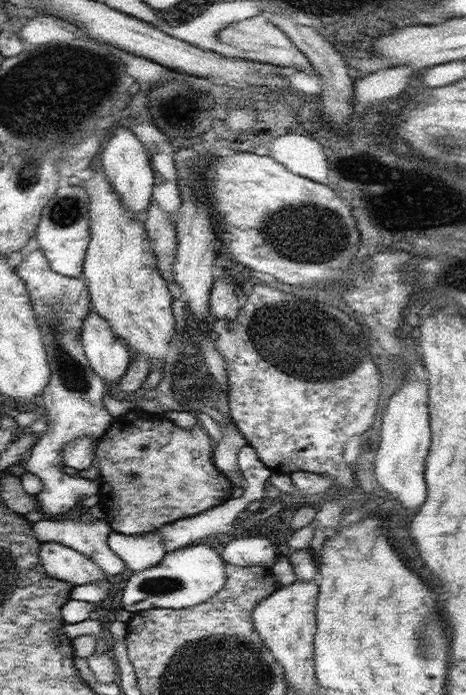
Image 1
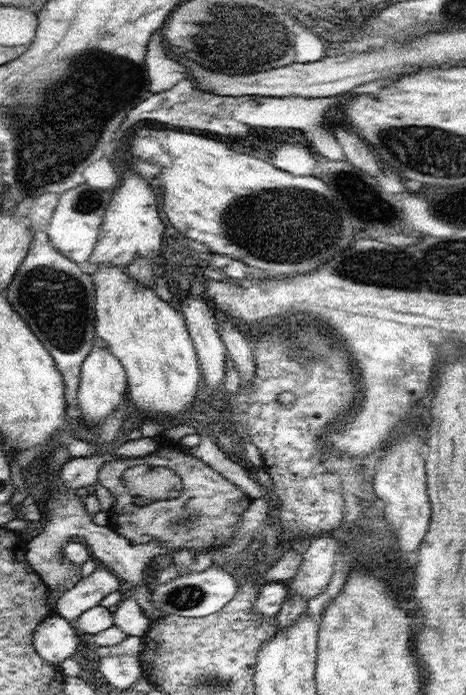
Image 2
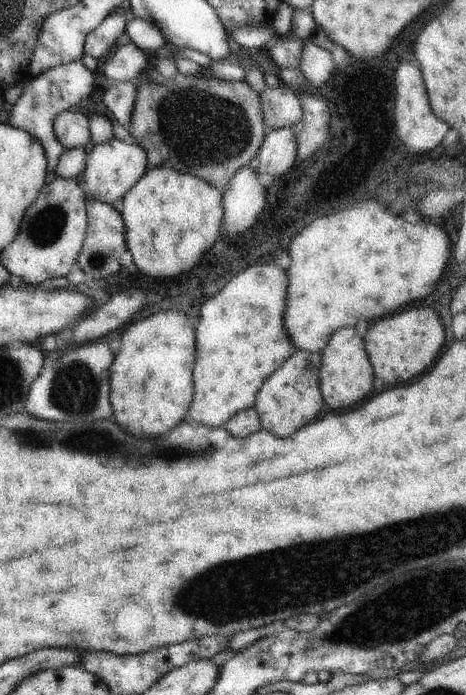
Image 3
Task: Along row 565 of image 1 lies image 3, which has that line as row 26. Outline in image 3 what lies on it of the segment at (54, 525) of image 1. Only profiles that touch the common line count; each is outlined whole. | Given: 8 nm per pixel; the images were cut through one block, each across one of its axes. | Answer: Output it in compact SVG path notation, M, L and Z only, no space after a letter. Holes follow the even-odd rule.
M120 6L86 36L84 54L94 57L100 63L108 58L117 47L116 39L124 33L127 24L124 10L125 6Z

